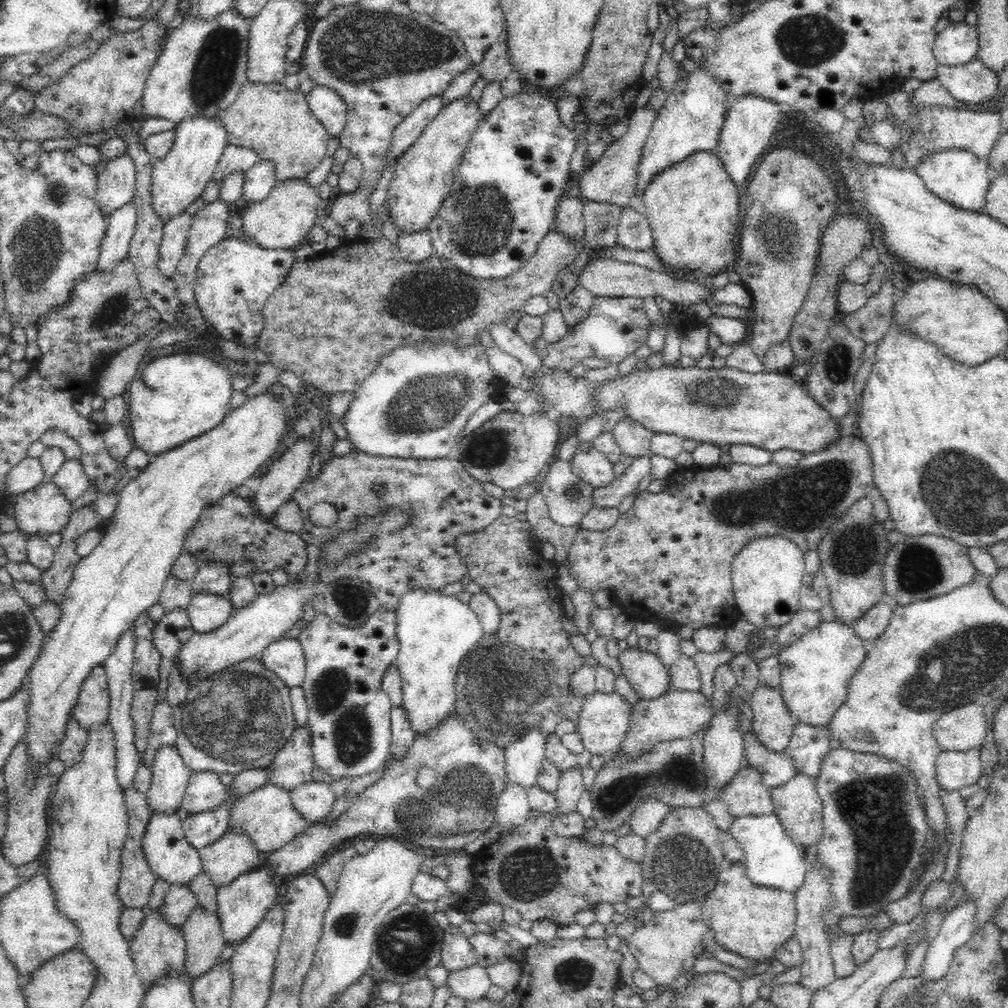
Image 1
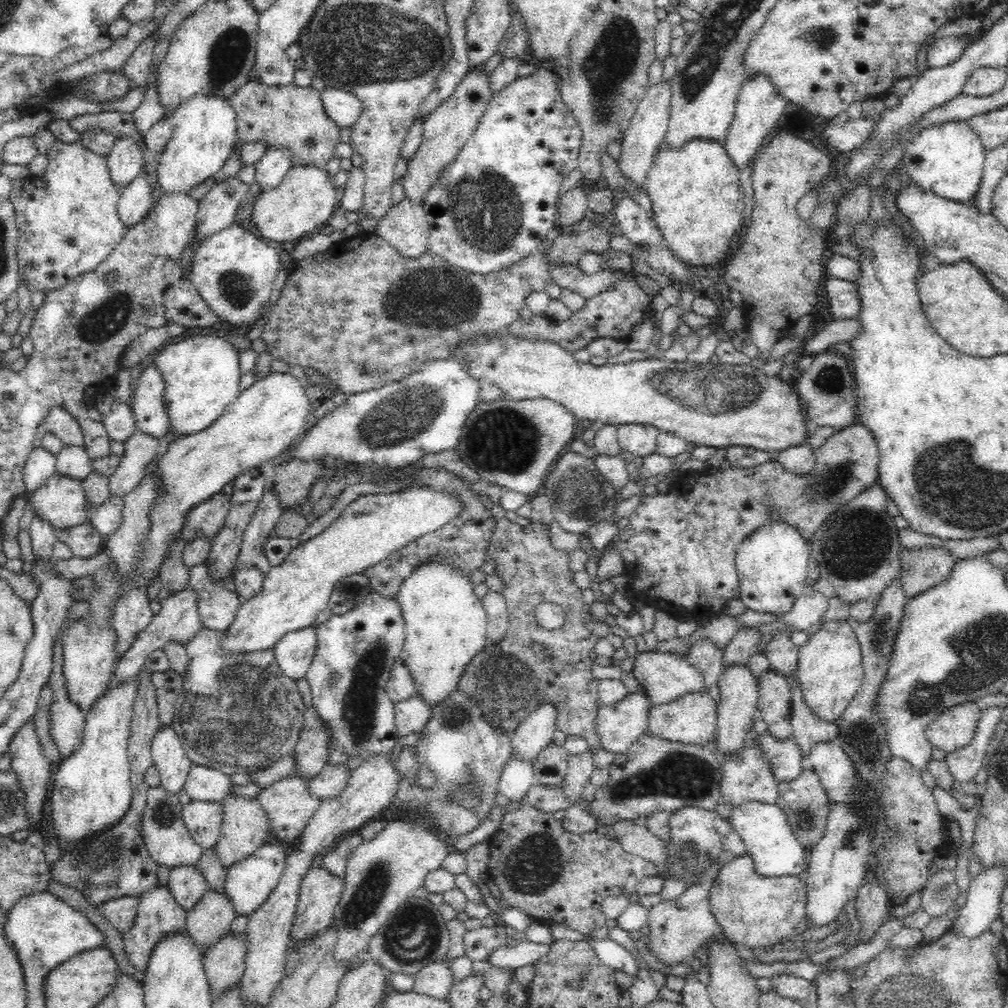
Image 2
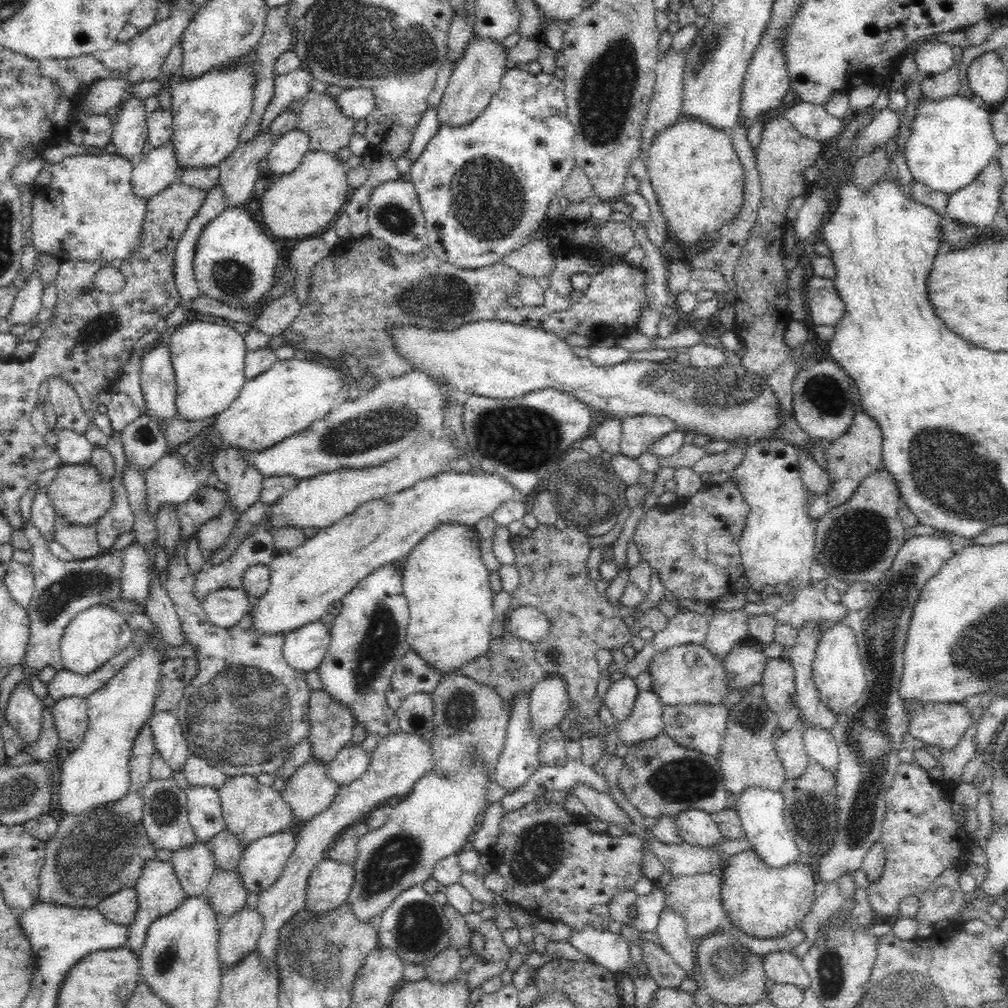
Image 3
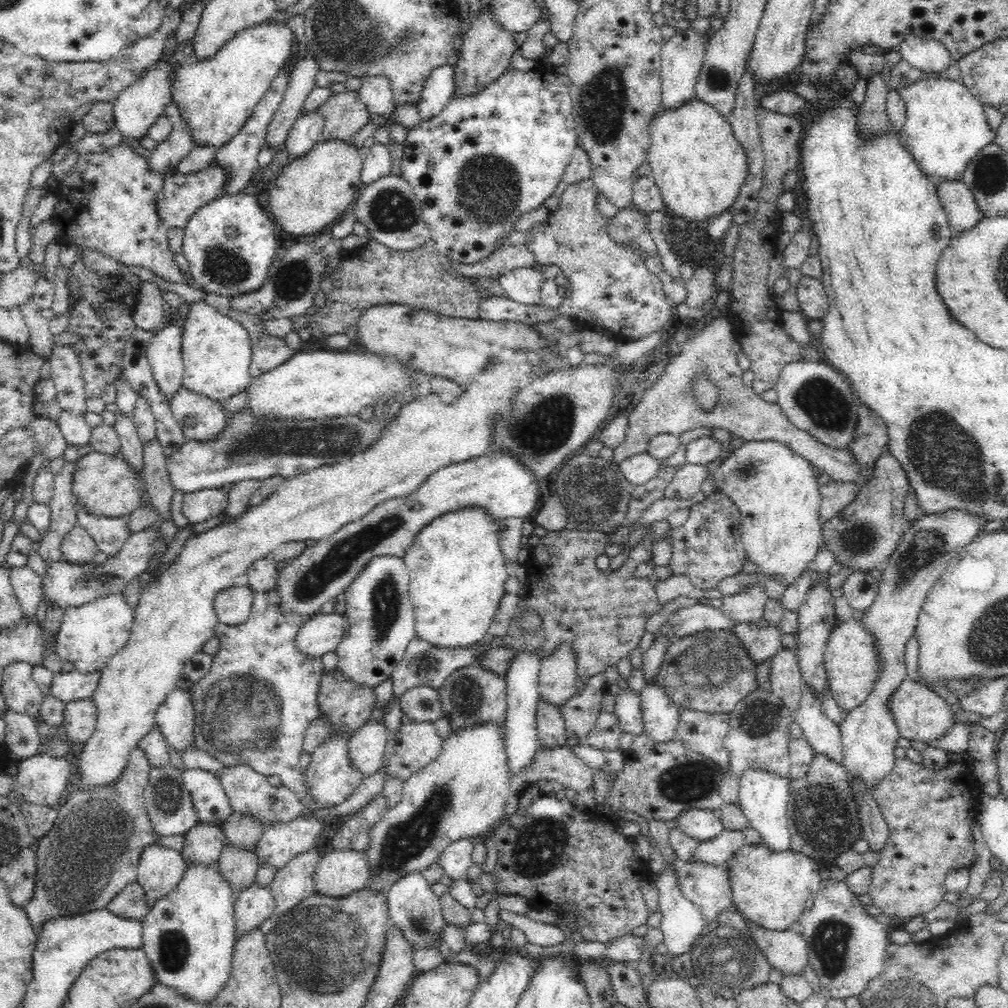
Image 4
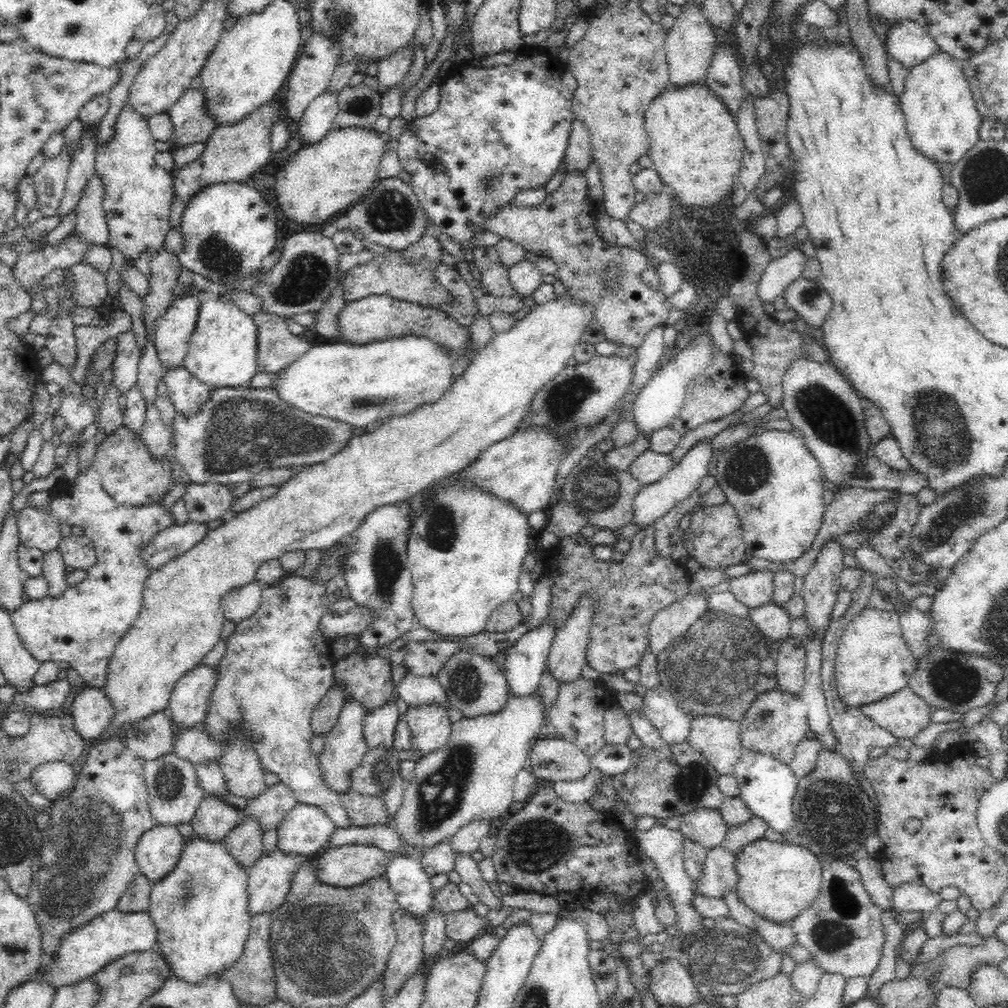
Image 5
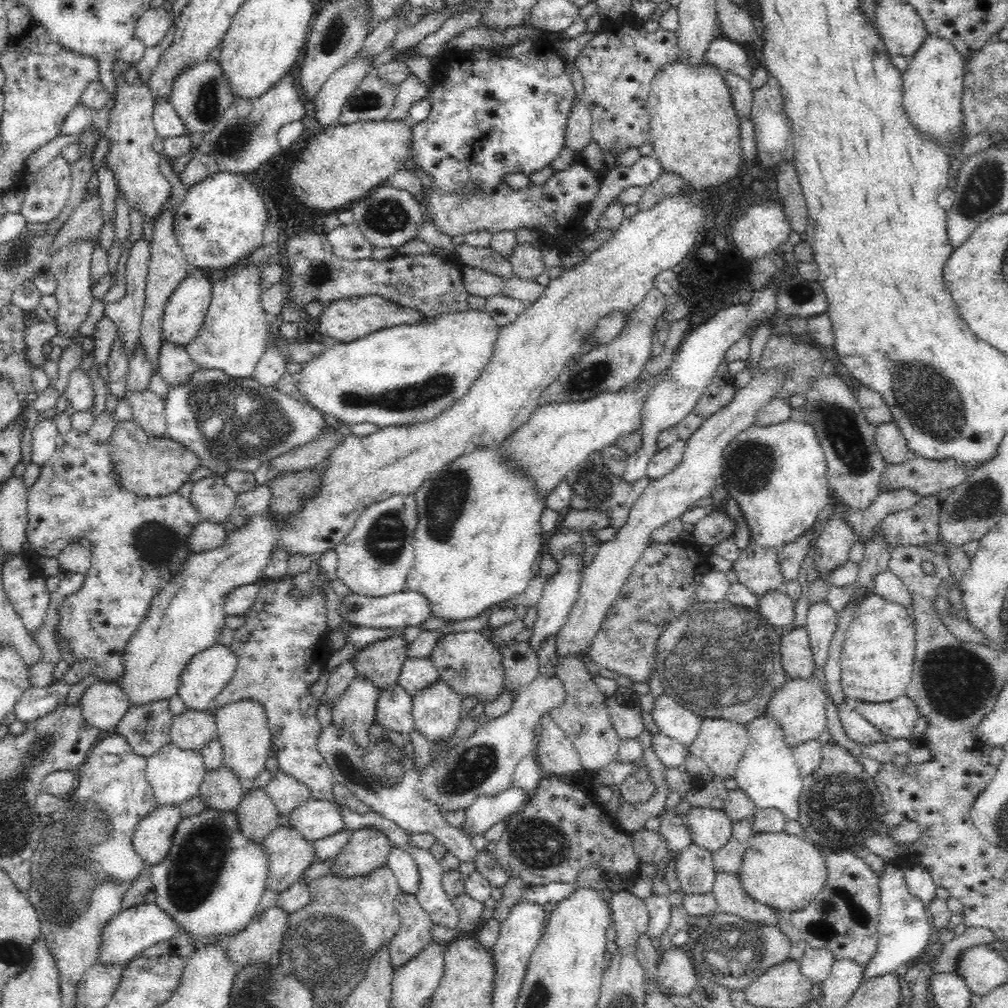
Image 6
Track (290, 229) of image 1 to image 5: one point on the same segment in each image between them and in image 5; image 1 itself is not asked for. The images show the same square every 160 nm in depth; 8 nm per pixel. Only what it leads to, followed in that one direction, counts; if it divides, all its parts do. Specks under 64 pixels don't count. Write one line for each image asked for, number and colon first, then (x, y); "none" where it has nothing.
2: (303, 202)
3: (299, 204)
4: (317, 188)
5: (323, 178)

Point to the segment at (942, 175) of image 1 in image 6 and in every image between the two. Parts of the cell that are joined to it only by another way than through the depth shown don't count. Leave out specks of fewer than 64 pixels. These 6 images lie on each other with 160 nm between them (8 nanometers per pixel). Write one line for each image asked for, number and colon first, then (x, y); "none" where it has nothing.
2: (947, 159)
3: (951, 140)
4: (945, 125)
5: (942, 121)
6: (932, 84)

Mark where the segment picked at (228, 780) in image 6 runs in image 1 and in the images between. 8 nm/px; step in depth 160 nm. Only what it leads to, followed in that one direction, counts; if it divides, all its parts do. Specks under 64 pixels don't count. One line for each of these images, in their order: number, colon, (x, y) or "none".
1: (179, 902)
2: (187, 884)
3: (194, 865)
4: (203, 843)
5: (216, 816)

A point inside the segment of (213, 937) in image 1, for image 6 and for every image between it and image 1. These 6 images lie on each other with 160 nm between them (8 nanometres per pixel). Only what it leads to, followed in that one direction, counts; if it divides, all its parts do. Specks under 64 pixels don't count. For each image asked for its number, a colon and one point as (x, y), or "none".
2: (208, 921)
3: (227, 893)
4: (239, 865)
5: (245, 841)
6: (258, 815)

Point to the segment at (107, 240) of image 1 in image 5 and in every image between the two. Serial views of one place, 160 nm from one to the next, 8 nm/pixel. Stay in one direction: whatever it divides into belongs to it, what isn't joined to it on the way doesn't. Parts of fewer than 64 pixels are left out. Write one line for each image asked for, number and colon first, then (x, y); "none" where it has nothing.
2: (136, 199)
3: (158, 168)
4: (166, 154)
5: (191, 119)

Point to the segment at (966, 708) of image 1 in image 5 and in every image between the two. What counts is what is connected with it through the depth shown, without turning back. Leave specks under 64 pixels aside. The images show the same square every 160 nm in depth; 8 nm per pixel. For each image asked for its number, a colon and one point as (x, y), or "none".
2: (953, 728)
3: (940, 723)
4: (919, 713)
5: (904, 714)

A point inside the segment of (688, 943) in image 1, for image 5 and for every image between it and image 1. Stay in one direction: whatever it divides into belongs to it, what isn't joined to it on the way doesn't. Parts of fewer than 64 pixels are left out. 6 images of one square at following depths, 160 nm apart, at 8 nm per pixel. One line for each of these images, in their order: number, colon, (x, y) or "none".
2: (680, 927)
3: (698, 897)
4: (707, 886)
5: (719, 872)

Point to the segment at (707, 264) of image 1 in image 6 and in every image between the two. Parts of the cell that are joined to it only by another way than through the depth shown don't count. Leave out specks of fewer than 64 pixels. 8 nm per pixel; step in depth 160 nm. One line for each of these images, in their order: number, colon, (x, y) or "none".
2: (697, 199)
3: (698, 177)
4: (699, 165)
5: (694, 142)
6: (695, 131)

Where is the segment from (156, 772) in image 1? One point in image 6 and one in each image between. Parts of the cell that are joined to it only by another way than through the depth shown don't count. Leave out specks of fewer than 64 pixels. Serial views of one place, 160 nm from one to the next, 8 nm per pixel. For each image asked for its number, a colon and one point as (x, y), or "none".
2: (169, 756)
3: (168, 733)
4: (175, 716)
5: (189, 700)
6: (208, 672)

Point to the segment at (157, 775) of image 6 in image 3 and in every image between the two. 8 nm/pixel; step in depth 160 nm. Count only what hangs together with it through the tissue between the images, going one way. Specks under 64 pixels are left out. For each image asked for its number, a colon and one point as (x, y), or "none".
3: (165, 817)
4: (169, 805)
5: (174, 792)

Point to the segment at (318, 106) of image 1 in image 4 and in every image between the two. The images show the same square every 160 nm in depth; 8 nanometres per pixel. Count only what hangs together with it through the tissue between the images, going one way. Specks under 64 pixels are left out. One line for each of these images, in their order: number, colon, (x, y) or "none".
2: (344, 108)
3: (358, 103)
4: (376, 92)

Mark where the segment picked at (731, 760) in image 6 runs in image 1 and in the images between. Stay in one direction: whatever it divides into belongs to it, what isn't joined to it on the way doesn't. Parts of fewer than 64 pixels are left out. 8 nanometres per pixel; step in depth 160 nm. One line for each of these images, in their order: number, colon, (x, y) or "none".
1: (677, 714)
2: (691, 719)
3: (702, 727)
4: (704, 733)
5: (718, 739)

